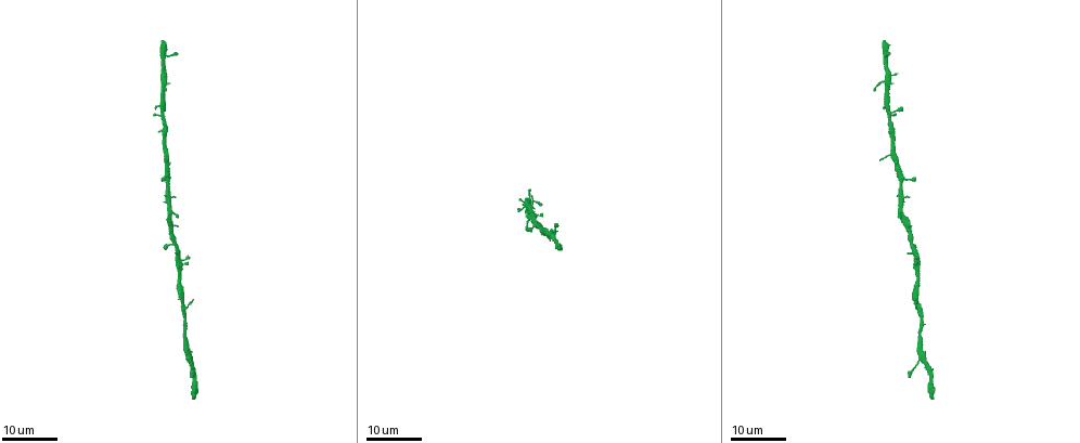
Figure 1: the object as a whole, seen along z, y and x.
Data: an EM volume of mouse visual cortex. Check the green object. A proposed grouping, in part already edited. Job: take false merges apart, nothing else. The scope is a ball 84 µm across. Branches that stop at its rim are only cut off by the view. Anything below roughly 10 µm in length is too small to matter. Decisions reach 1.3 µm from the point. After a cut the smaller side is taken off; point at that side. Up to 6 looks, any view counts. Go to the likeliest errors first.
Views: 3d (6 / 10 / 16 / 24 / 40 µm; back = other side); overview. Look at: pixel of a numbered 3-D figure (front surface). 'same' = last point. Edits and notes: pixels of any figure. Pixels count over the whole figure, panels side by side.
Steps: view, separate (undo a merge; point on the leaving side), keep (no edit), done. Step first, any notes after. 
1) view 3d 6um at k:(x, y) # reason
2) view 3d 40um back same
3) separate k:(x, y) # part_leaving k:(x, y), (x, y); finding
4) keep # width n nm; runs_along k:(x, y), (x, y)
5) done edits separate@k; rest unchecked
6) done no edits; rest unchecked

view 3d 24um at 1:(904, 225) # a fork

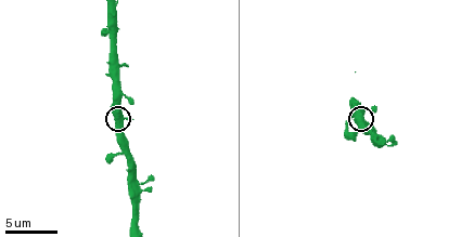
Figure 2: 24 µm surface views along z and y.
view 3d 10um at 2:(117, 115)

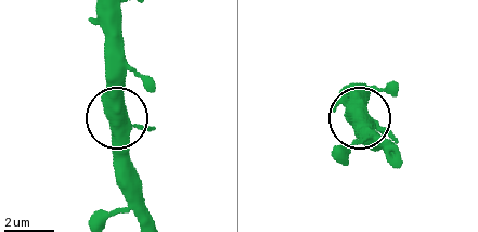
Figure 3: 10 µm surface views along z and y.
keep # runs_along 3:(125, 110), (115, 127), (115, 180); continuous, no second neuron

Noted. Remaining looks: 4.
view 3d 24um at 1:(924, 363) # narrows sharply

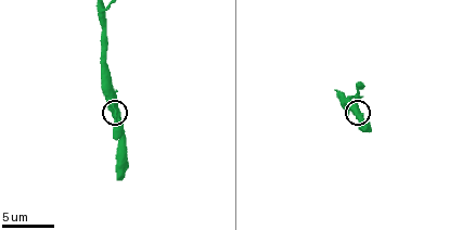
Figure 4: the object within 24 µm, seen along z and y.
view 3d 6um at 4:(355, 117)

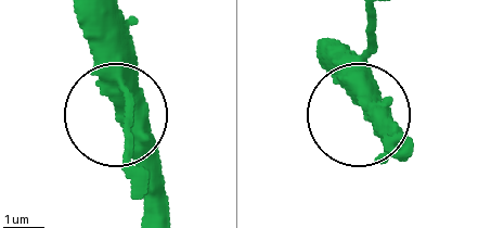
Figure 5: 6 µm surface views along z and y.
keep # continuous, no second neuron

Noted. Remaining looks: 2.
view 3d 24um at 1:(918, 284) # thick turns thin

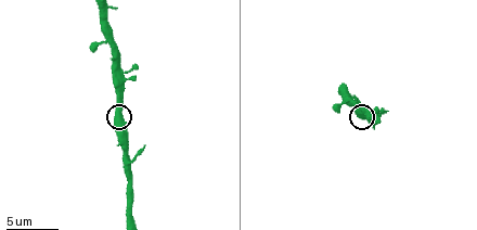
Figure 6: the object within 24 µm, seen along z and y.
view 3d 6um at 6:(120, 114) # closer look

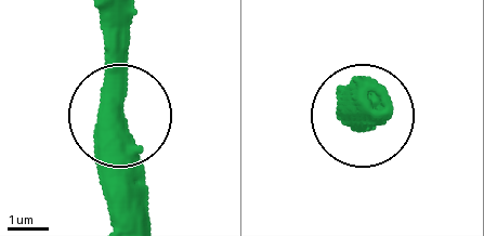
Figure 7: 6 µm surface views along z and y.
keep # continuous, no second neuron

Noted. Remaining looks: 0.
done no edits; rest unchecked

